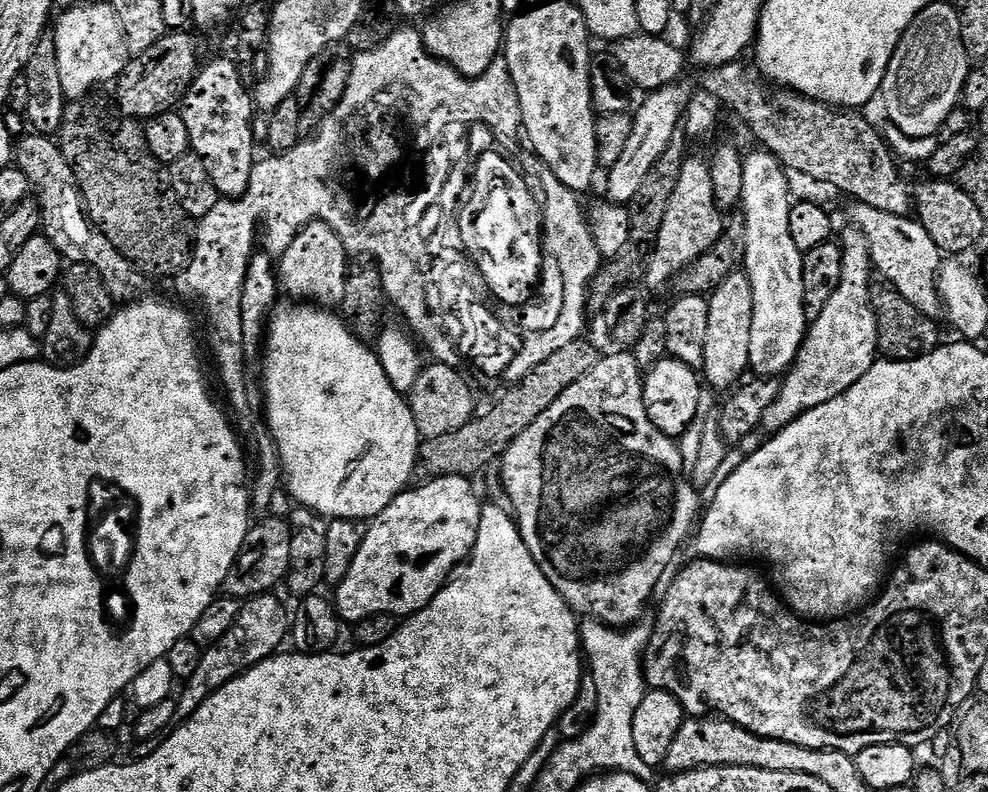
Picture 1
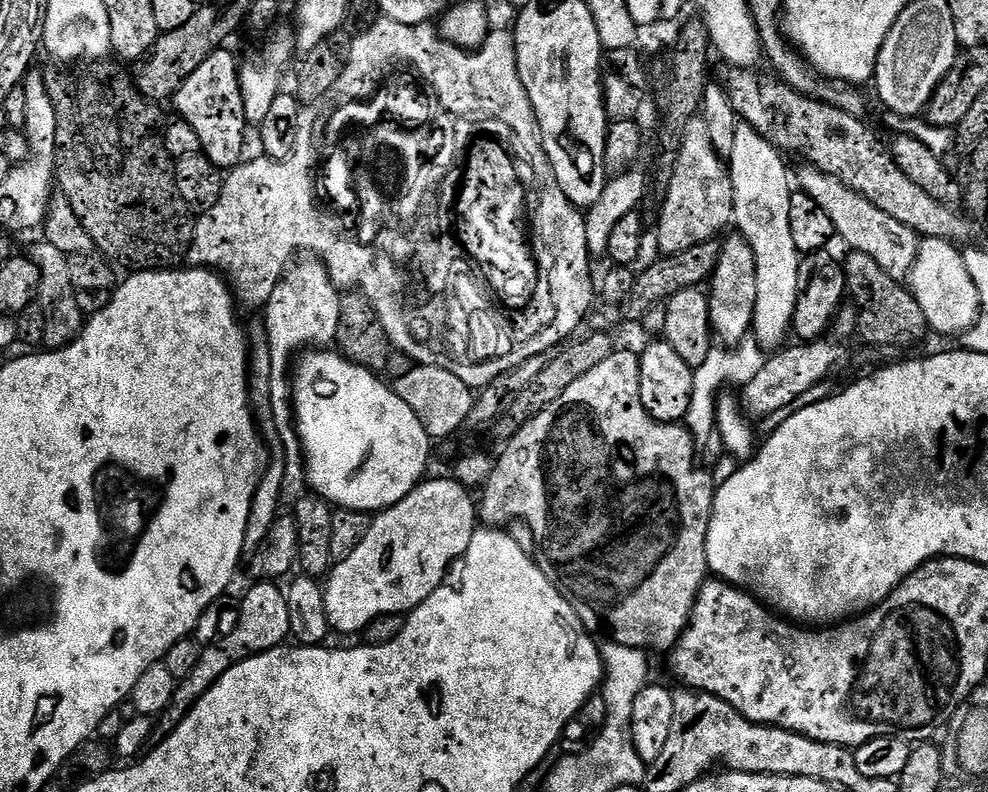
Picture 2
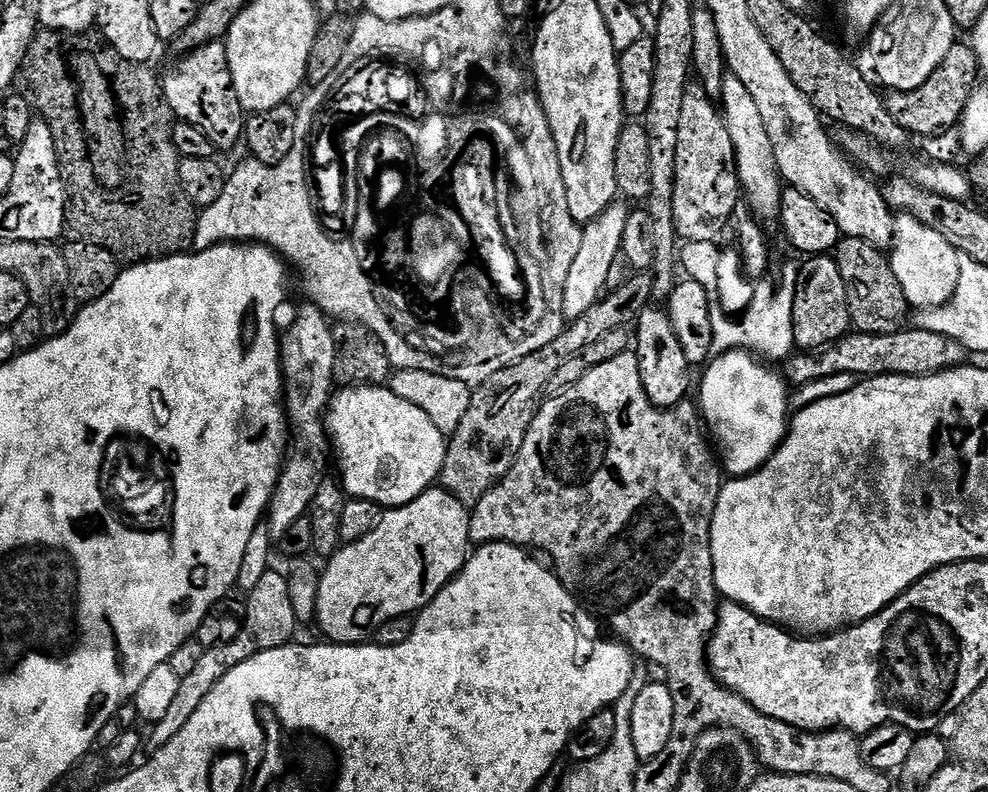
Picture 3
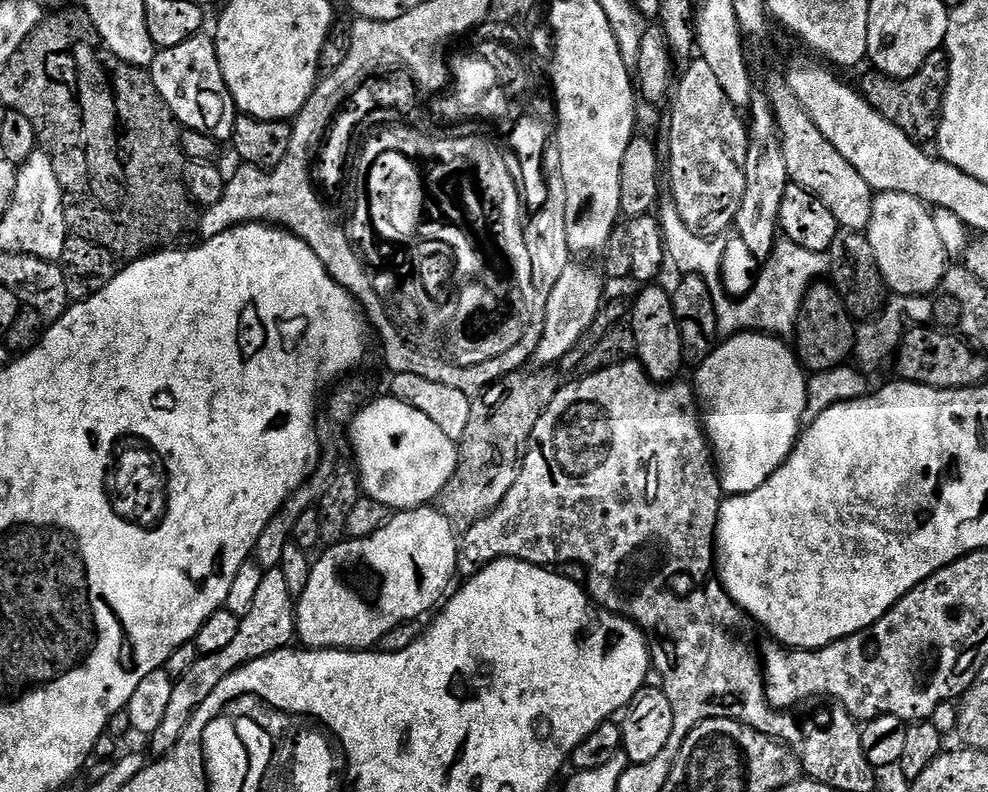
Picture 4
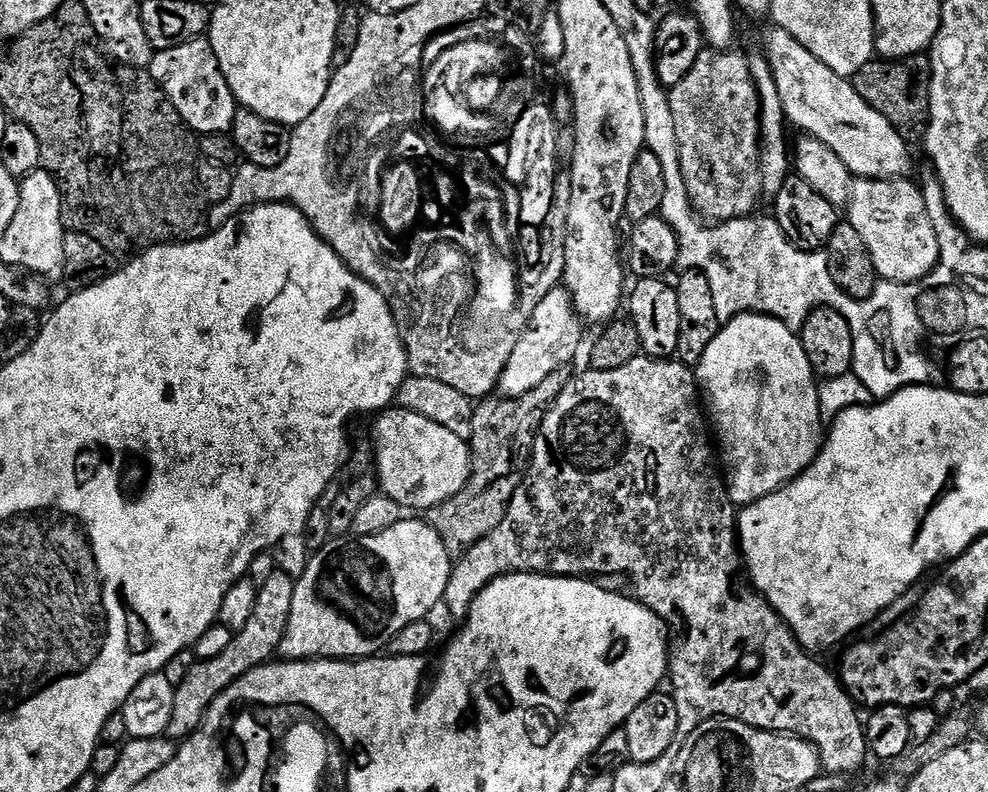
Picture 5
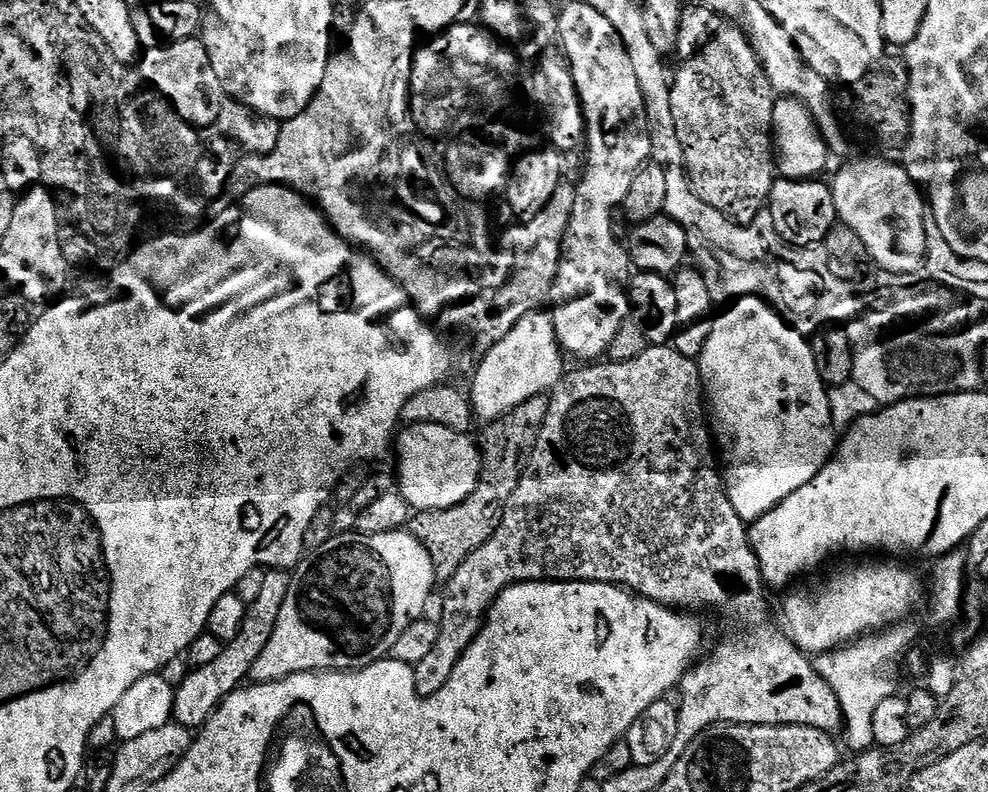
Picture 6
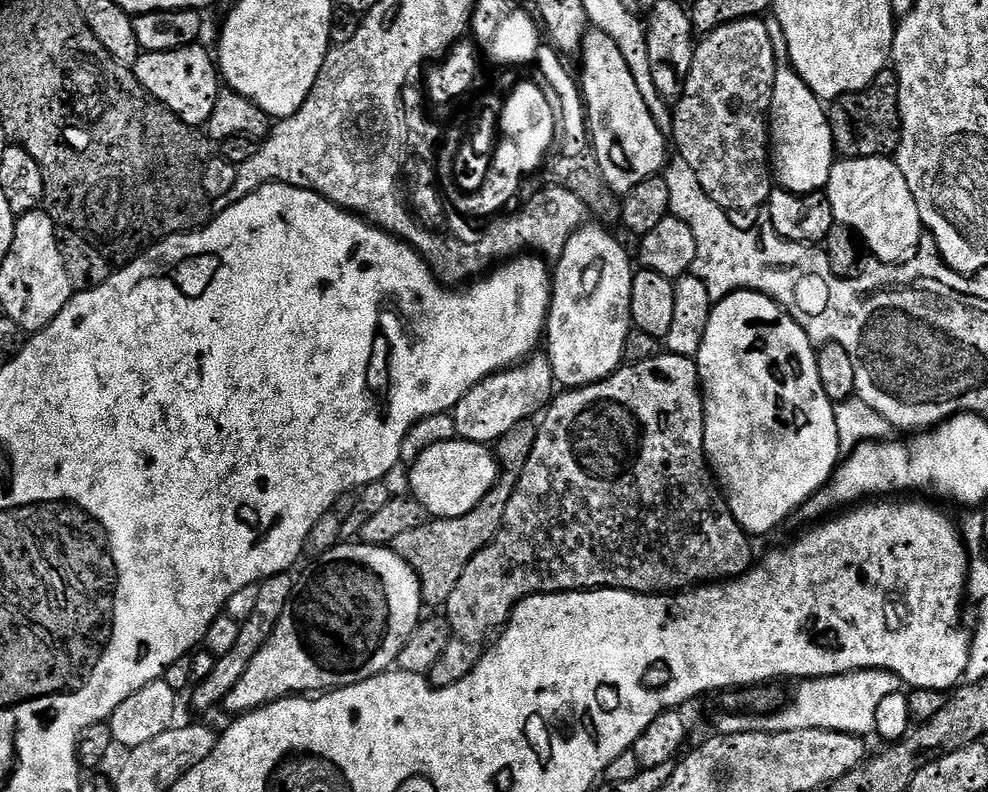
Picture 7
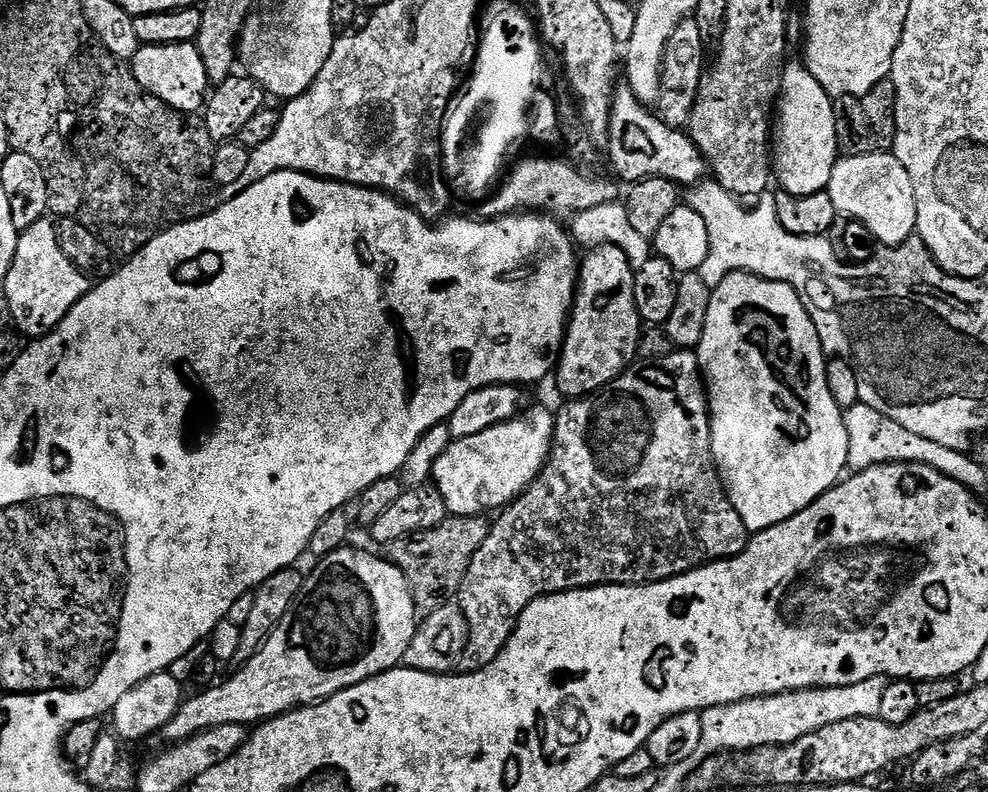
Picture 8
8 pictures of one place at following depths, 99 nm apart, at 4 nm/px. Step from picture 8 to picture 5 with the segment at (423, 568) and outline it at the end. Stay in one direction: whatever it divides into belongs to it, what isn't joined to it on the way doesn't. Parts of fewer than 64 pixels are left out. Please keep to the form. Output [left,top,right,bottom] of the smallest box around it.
[426,367,574,558]

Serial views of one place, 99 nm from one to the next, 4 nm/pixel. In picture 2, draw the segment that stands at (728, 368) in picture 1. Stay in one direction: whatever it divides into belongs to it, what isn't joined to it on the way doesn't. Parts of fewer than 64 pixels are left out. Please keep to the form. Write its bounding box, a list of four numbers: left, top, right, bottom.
[708,234,758,346]

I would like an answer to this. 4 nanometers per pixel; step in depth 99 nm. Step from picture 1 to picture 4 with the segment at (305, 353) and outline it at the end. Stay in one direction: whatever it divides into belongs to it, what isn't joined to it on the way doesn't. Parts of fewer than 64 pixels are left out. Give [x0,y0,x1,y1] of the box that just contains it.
[350,394,457,510]

